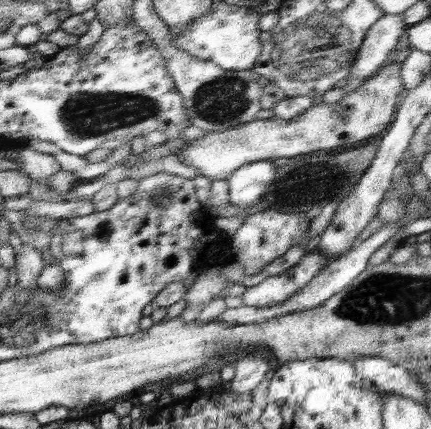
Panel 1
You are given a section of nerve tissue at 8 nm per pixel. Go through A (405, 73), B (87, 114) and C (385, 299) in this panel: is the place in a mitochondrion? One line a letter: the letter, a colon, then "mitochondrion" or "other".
A: other
B: mitochondrion
C: mitochondrion

